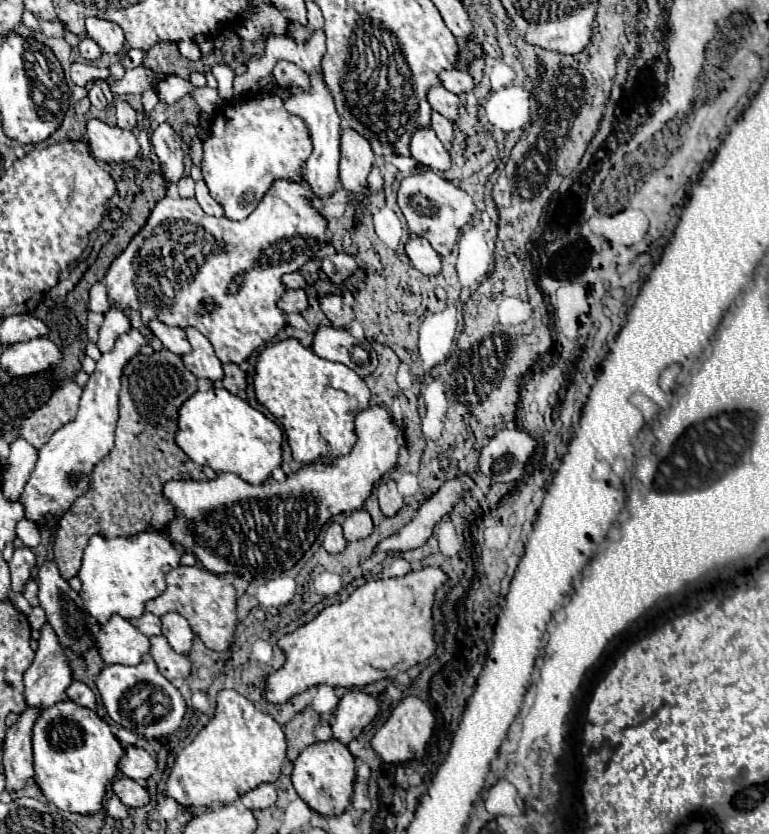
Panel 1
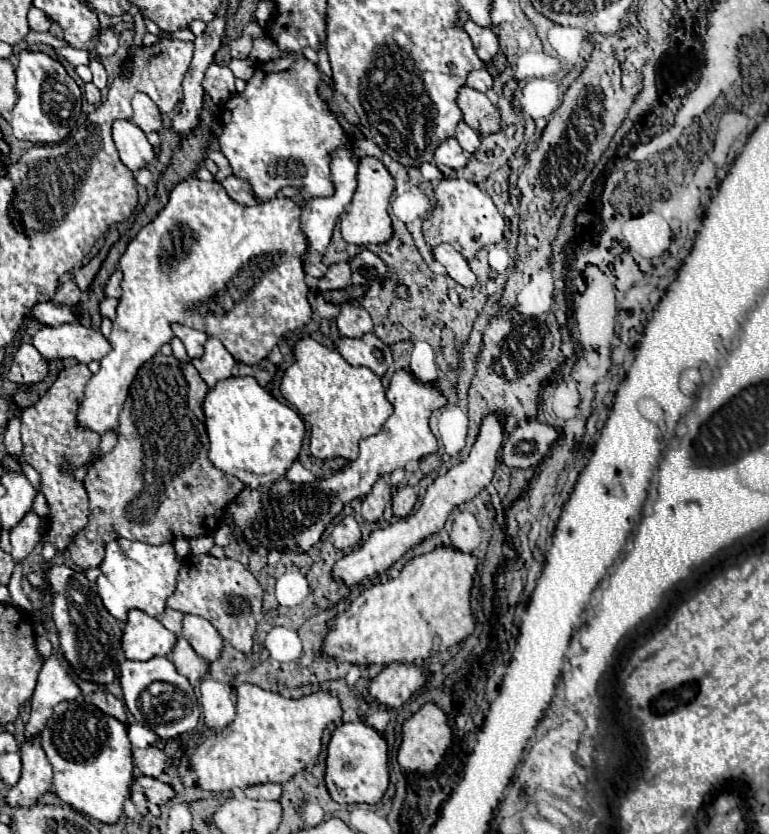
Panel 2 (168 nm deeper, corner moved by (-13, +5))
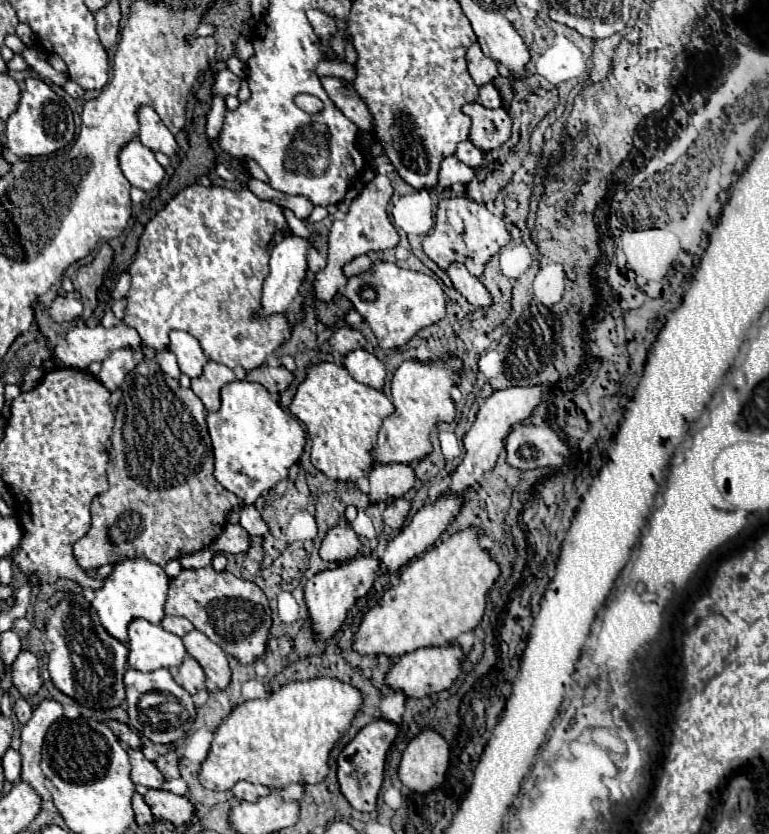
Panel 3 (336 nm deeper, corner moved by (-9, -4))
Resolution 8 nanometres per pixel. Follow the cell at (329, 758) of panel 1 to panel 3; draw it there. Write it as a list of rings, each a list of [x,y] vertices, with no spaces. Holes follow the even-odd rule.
[[[375,720],[361,728],[357,736],[341,750],[337,756],[337,780],[341,794],[351,804],[351,808],[359,812],[373,812],[377,804],[377,794],[383,784],[383,768],[385,768],[385,756],[391,746],[391,742],[397,736],[397,726],[385,720]]]

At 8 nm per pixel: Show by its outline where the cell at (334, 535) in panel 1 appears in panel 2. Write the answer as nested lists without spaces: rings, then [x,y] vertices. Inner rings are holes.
[[[345,517],[343,521],[339,521],[331,533],[333,537],[333,545],[341,551],[351,551],[361,543],[361,529],[359,523],[355,521],[355,517]]]

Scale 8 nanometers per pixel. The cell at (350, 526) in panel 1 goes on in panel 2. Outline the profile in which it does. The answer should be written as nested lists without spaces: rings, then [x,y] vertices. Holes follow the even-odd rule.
[[[379,475],[379,479],[373,483],[371,491],[363,497],[365,521],[375,523],[383,515],[383,509],[389,501],[391,501],[391,475]]]

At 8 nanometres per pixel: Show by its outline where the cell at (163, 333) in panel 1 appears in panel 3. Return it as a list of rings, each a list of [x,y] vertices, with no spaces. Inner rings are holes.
[[[171,332],[171,344],[169,350],[177,356],[179,368],[189,378],[197,378],[207,362],[207,356],[203,354],[203,348],[199,346],[199,340],[193,338],[187,332]]]

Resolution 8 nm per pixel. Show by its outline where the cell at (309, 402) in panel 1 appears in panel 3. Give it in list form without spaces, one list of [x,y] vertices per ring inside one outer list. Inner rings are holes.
[[[317,362],[317,364],[309,364],[305,380],[297,386],[297,392],[293,396],[293,402],[291,402],[289,410],[295,418],[299,418],[307,426],[309,438],[313,442],[313,446],[311,446],[311,464],[333,480],[351,480],[351,482],[355,482],[357,478],[369,474],[369,470],[373,466],[371,448],[377,442],[379,426],[383,424],[383,420],[395,408],[393,408],[391,400],[381,390],[375,390],[371,386],[365,386],[365,384],[353,380],[351,374],[343,366],[337,366],[333,362]]]

